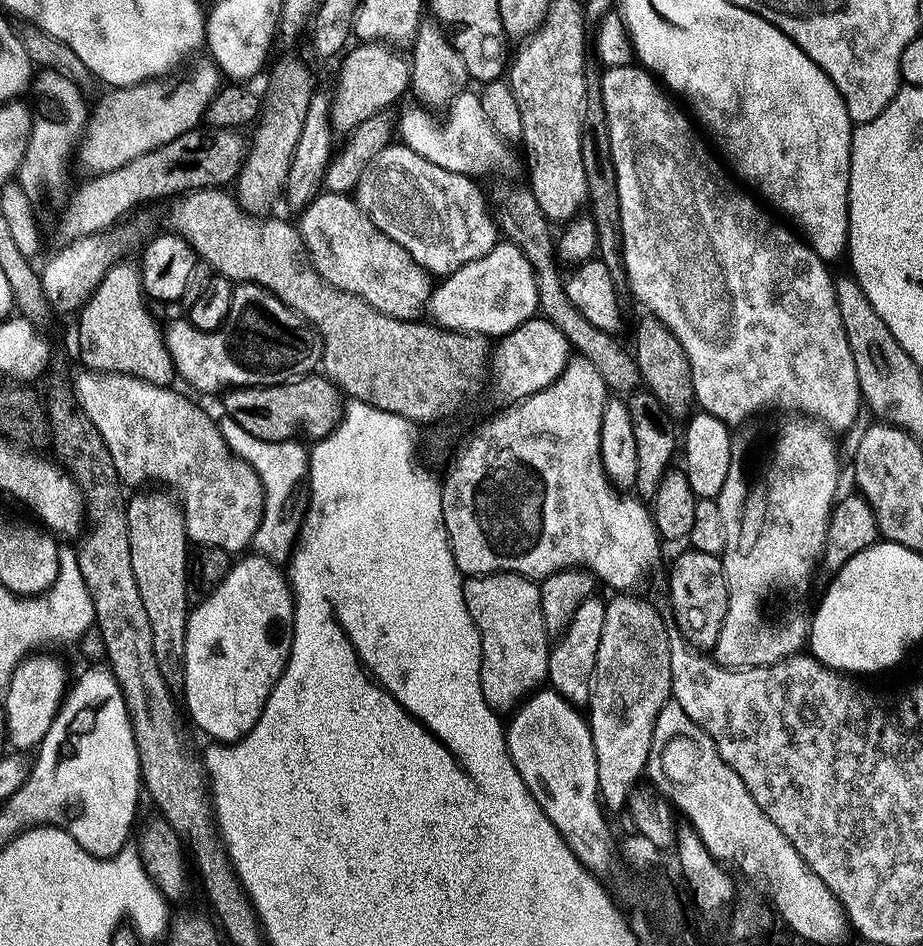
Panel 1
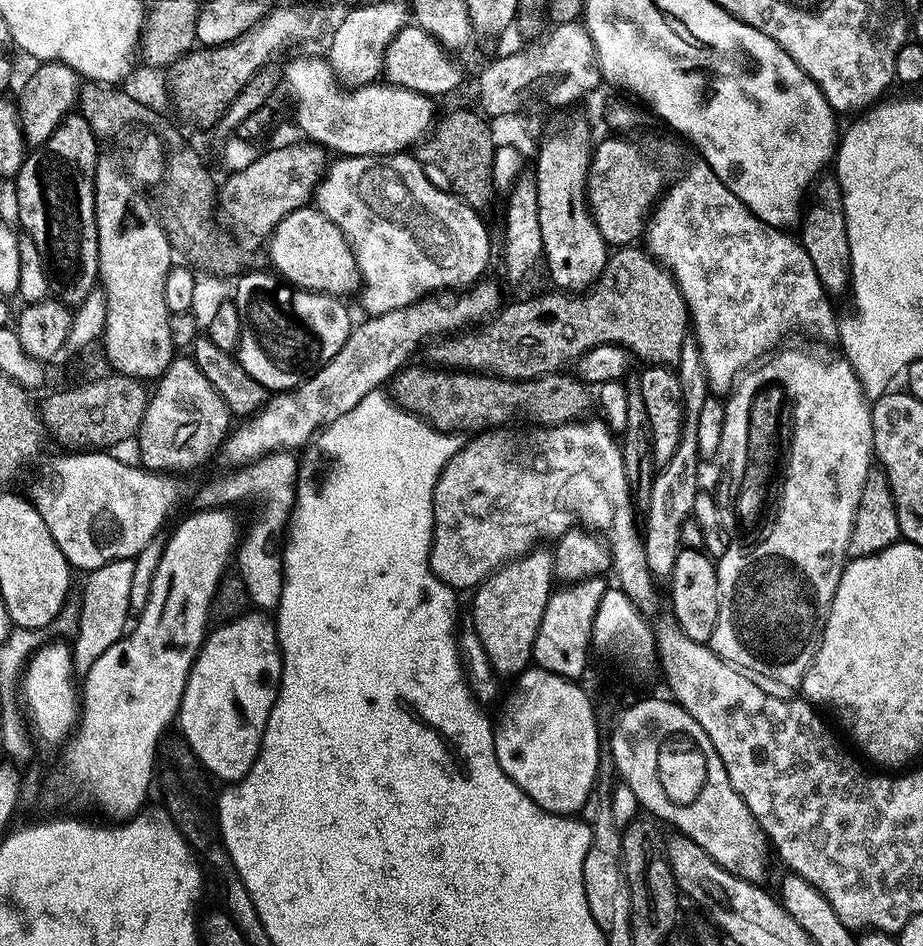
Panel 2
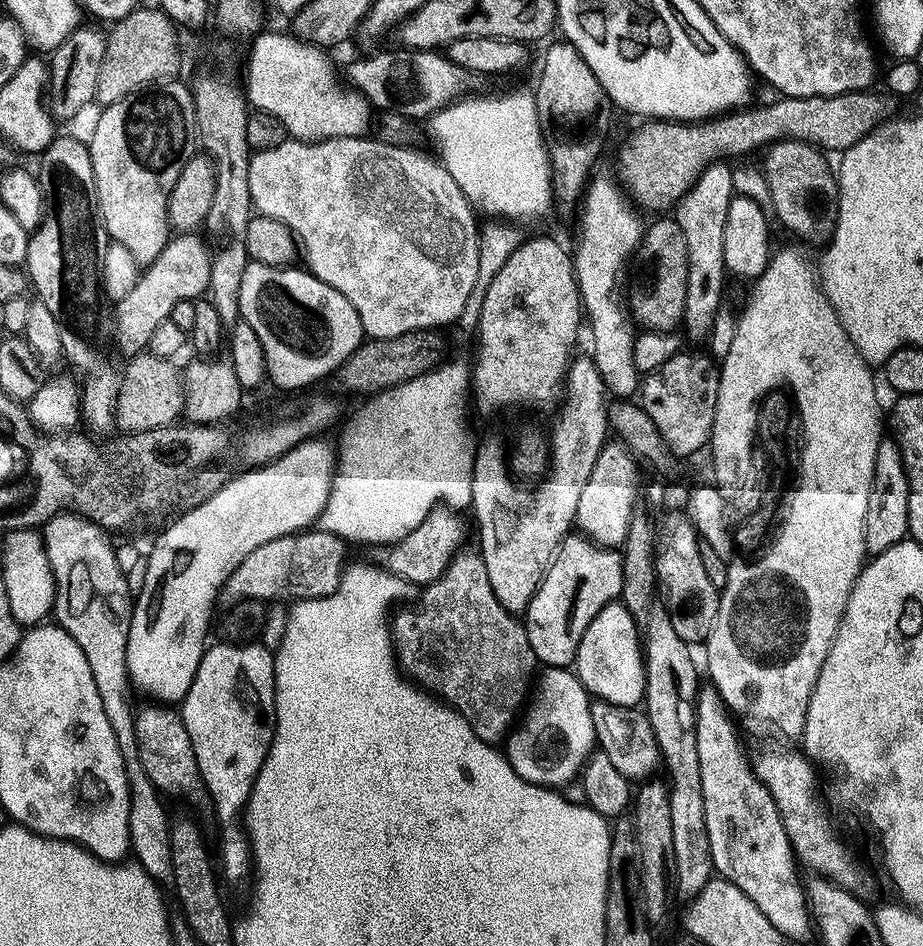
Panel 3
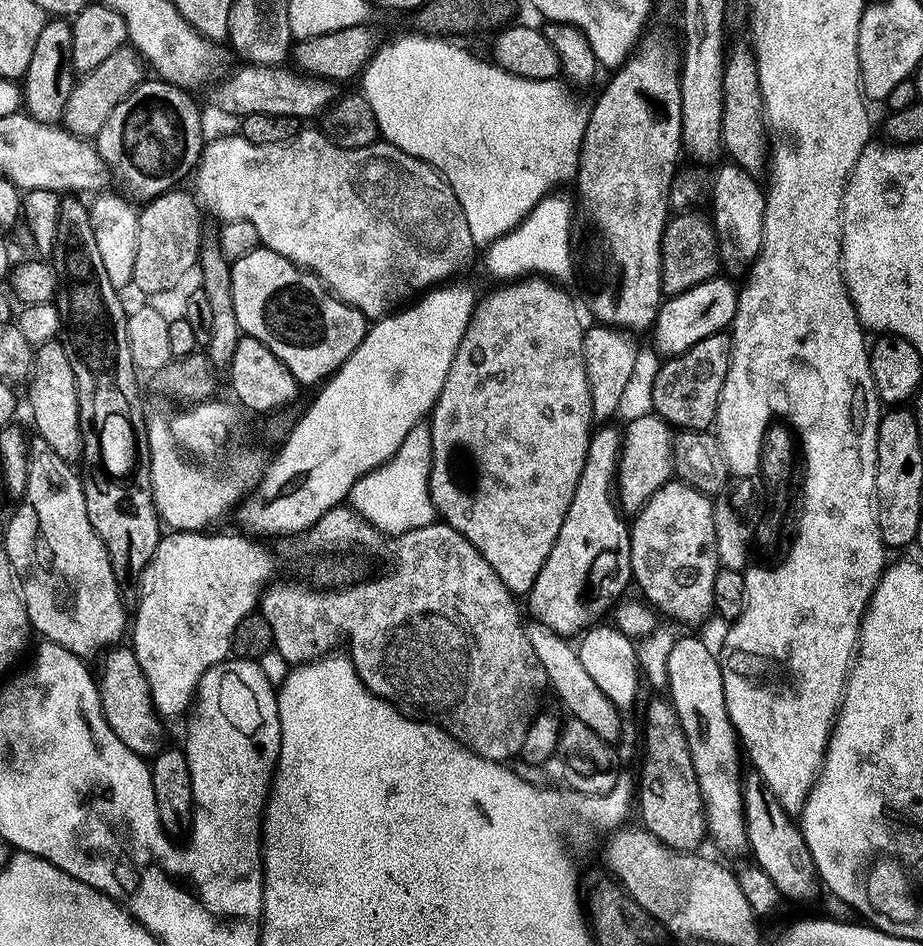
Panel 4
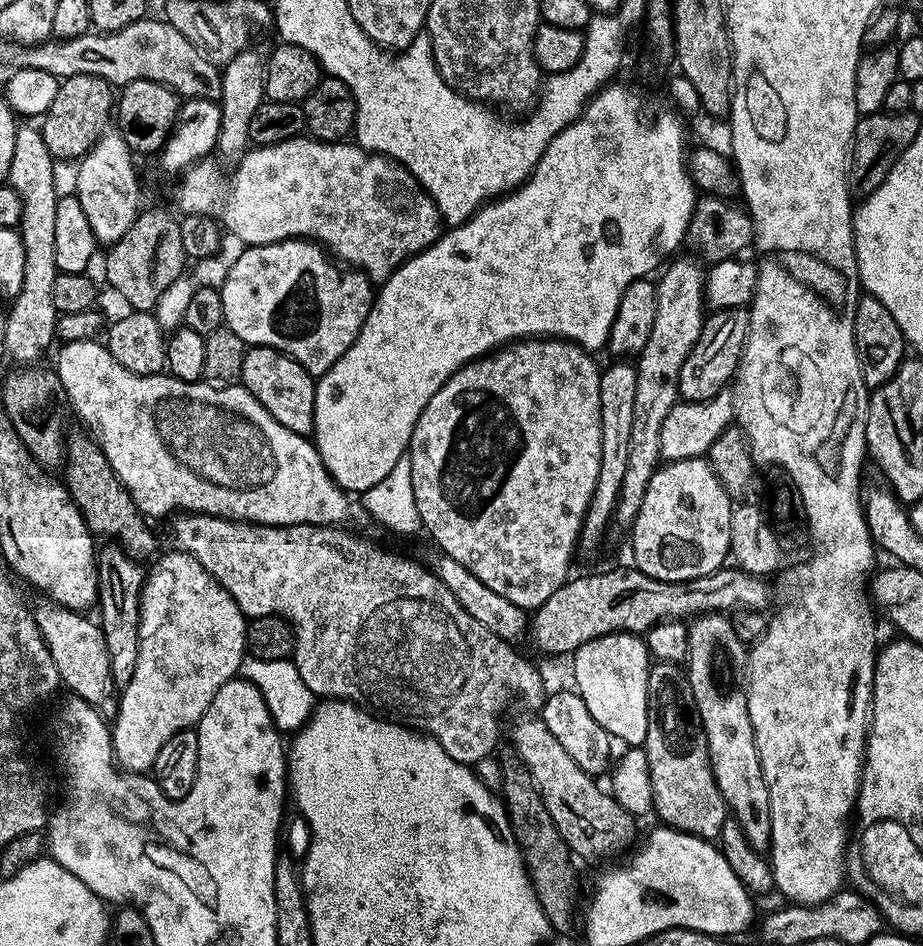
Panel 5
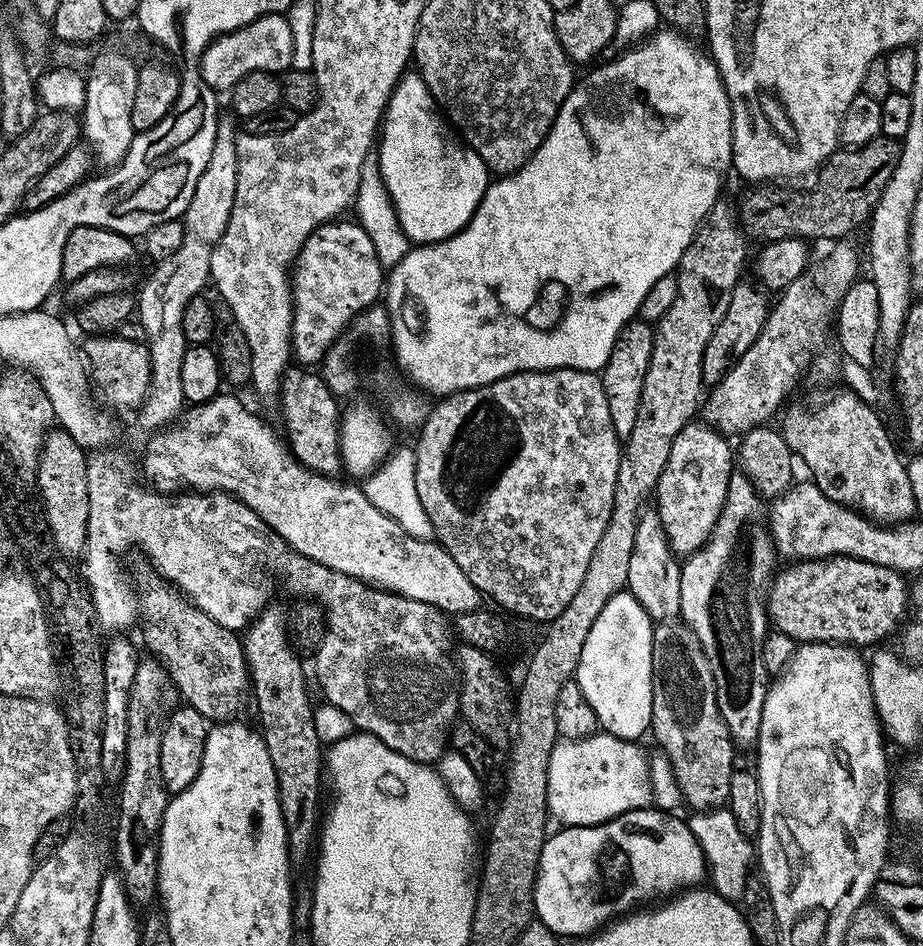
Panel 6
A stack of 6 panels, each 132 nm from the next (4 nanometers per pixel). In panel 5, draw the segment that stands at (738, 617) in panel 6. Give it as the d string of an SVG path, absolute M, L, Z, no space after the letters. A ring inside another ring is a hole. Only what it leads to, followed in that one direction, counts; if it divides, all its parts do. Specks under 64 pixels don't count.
M705 612L693 619L688 624L688 655L686 657L686 675L688 677L688 687L692 689L692 697L696 703L696 709L700 715L700 721L704 727L706 734L706 742L708 743L708 753L710 754L710 762L714 770L714 778L718 782L718 790L722 794L725 804L728 805L731 815L736 816L735 823L746 834L746 838L750 843L758 849L764 850L769 847L771 841L771 814L770 814L770 794L767 790L766 778L763 777L762 762L759 761L758 746L754 738L754 726L750 726L750 710L748 709L748 661L750 659L750 648L741 638L735 634L735 626L733 621L727 615L718 612Z

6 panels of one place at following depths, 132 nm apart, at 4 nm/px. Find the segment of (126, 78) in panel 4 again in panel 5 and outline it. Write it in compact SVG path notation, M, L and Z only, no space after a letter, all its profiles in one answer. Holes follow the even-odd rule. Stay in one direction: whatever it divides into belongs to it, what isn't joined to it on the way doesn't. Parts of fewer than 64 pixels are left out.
M70 76L61 83L58 94L54 94L54 102L50 102L50 110L42 117L42 131L46 150L57 160L79 161L96 144L96 138L105 131L107 120L110 120L110 105L114 100L113 89L106 81L97 76Z

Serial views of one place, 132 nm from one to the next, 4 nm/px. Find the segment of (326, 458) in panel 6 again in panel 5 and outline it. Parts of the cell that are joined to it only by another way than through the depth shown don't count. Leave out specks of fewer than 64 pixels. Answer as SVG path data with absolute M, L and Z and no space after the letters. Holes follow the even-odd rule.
M252 346L245 351L239 383L286 430L308 436L312 430L312 411L316 397L316 380L297 360L291 360L284 352L273 348Z

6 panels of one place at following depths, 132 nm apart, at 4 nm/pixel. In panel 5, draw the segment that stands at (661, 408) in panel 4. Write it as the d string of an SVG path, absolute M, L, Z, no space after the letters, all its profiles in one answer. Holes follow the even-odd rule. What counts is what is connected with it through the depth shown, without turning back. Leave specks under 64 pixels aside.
M721 308L713 311L705 319L702 334L682 366L682 374L678 378L679 395L685 401L697 404L713 400L718 393L725 391L729 387L730 381L735 377L747 338L748 313L745 309Z

